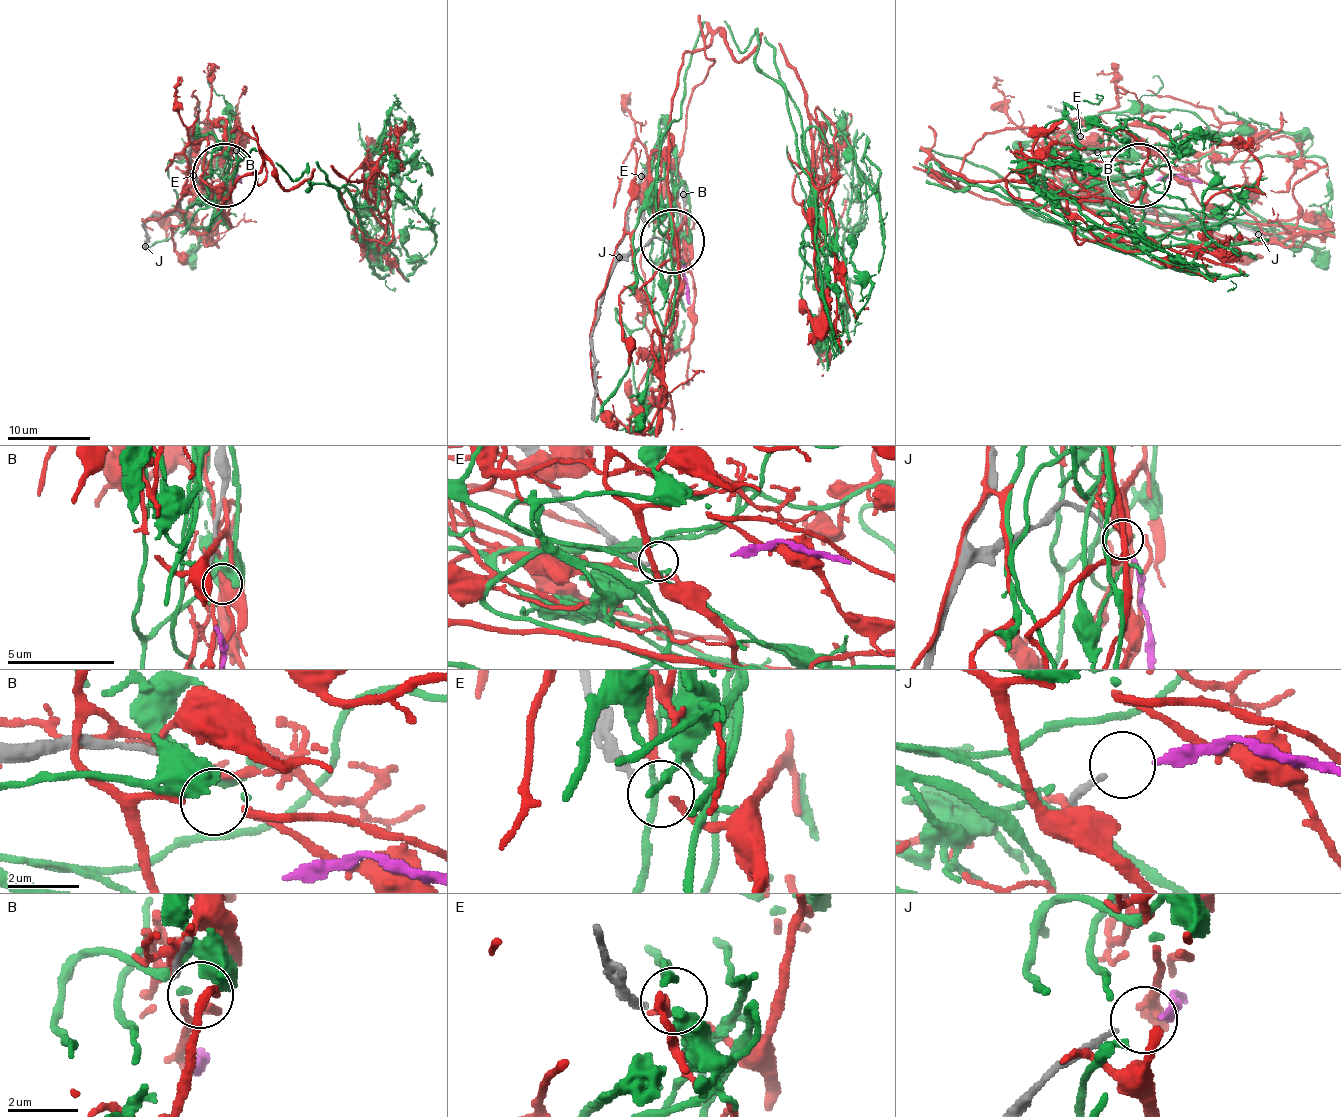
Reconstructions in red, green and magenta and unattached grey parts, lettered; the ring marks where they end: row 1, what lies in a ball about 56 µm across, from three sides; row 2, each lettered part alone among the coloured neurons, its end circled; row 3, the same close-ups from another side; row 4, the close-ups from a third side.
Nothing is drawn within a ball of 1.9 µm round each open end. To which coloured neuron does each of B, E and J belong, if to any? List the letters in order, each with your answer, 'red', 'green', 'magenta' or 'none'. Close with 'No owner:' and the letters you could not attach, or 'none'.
B: green
E: none
J: magenta
No owner: E

